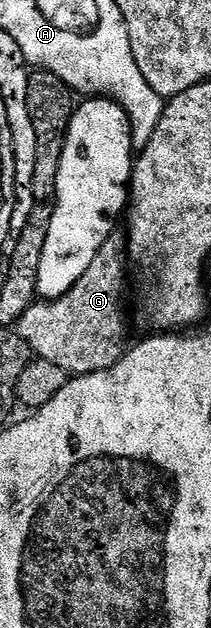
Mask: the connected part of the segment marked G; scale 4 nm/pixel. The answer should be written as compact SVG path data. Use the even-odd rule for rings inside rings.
M114 231L102 243L102 251L94 255L94 263L86 275L58 299L37 300L18 323L23 341L32 348L33 354L49 360L69 375L84 377L87 373L106 371L114 367L126 352L124 340L128 329L124 326L124 276L130 273L128 264L128 238L123 232Z

